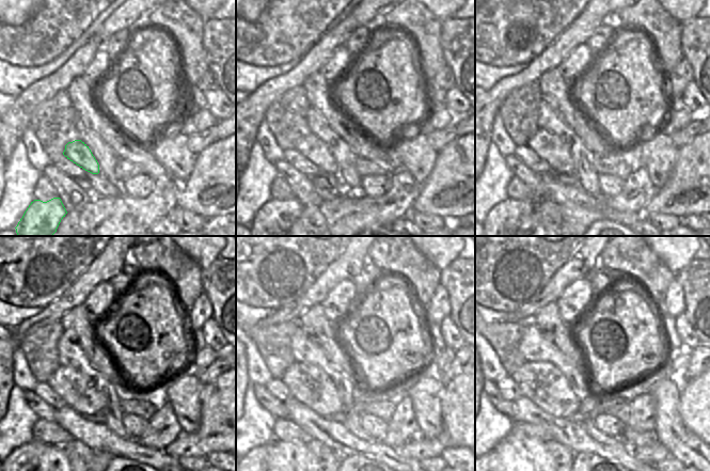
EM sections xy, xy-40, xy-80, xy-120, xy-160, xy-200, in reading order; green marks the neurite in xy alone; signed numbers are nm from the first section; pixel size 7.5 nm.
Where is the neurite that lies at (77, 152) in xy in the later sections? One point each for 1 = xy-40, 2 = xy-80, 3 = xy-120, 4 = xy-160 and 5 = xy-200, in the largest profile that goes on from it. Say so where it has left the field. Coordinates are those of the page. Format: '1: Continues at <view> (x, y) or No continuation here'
1: Continues at xy-40 (317, 152)
2: Continues at xy-80 (549, 147)
3: Continues at xy-120 (77, 390)
4: Continues at xy-160 (309, 385)
5: Continues at xy-200 (541, 382).

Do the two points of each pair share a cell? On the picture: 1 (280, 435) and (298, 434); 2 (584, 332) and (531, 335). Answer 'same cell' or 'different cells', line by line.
1: same cell
2: different cells

